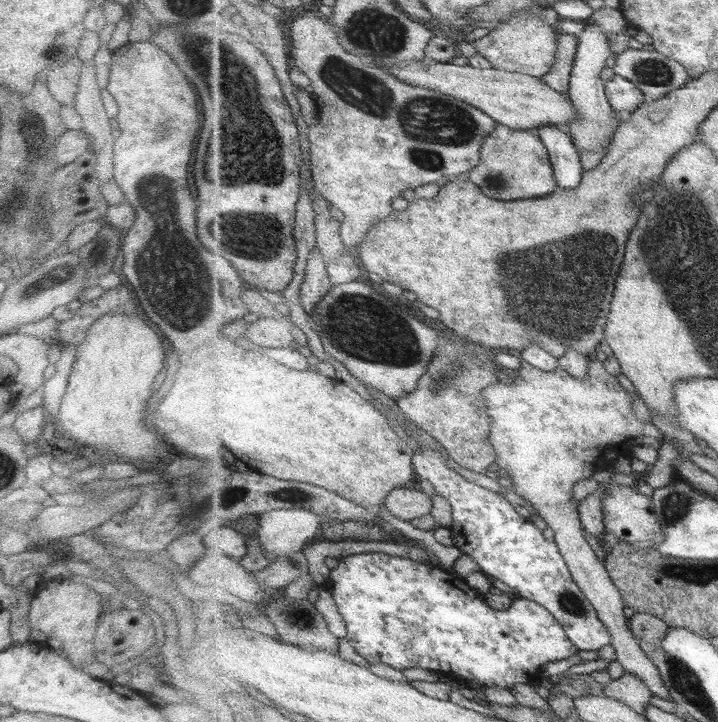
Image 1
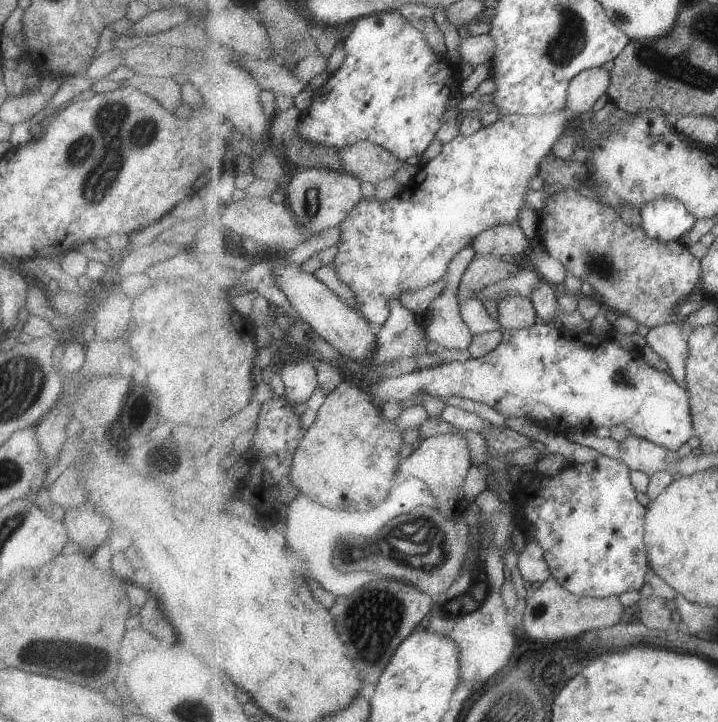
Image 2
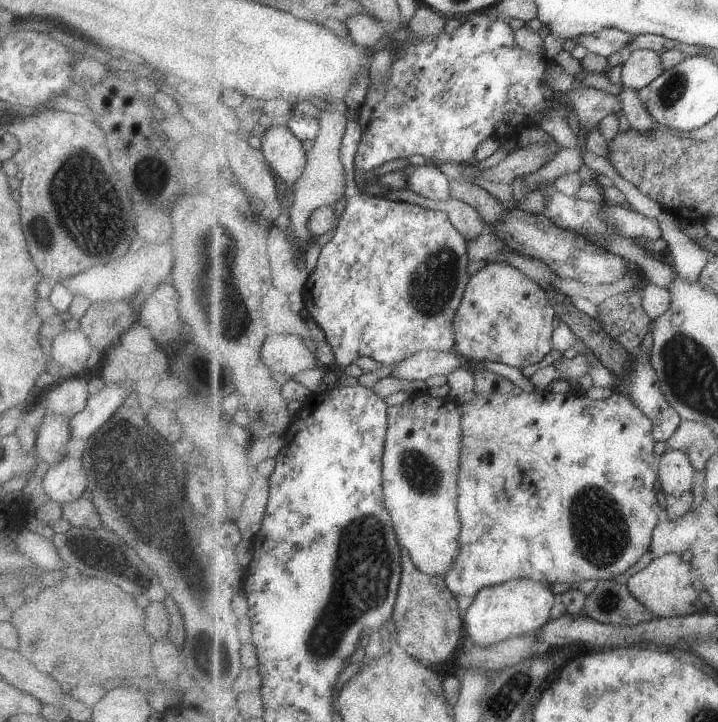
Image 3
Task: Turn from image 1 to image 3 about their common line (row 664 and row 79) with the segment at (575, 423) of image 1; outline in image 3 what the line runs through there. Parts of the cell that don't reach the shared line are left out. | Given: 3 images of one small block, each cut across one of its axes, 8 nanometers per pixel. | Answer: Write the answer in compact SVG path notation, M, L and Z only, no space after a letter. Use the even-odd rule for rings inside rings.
M637 49L628 52L629 58L623 64L621 84L640 90L663 74L664 64L656 50Z

